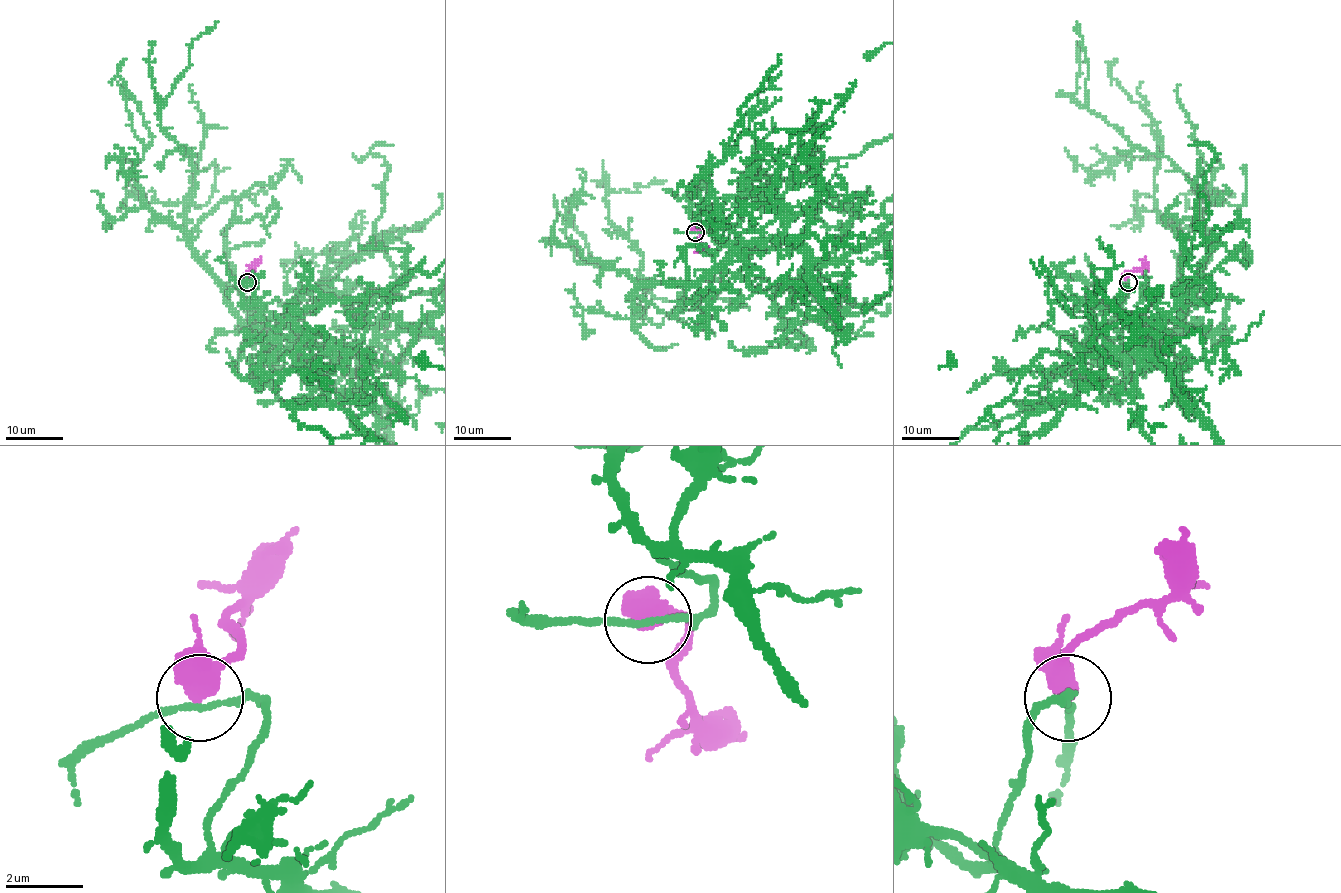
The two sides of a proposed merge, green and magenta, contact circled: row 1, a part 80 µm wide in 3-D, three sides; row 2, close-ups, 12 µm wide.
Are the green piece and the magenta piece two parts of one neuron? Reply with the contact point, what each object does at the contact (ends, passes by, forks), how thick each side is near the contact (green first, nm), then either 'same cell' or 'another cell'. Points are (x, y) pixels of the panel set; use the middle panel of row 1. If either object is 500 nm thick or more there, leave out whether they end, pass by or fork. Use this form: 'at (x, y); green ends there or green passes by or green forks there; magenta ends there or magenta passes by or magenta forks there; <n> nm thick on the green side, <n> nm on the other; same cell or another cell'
at (695, 232); green passes by; magenta passes by; 140 nm thick on the green side, 440 nm on the other; another cell

